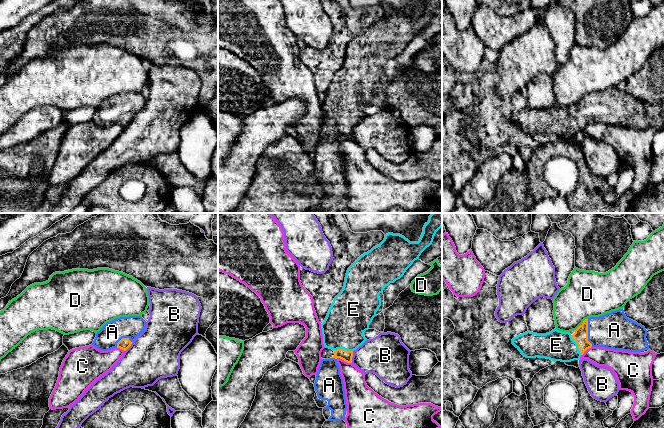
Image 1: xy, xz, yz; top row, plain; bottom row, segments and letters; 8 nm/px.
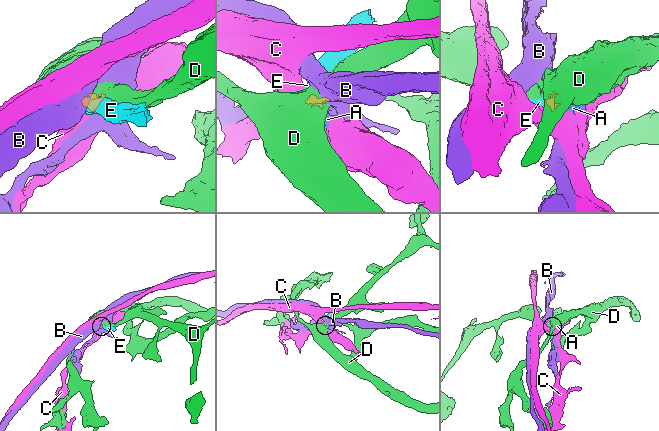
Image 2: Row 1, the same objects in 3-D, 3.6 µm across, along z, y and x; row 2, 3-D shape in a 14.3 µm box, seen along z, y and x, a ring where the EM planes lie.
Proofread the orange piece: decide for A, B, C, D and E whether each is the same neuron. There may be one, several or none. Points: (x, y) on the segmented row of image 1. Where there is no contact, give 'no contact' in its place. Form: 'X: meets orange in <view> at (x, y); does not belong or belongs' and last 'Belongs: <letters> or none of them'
A: meets orange in yz at (587, 333); belongs
B: meets orange in xz at (352, 356); does not belong
C: meets orange in xz at (344, 360); does not belong
D: meets orange in yz at (580, 325); does not belong
E: meets orange in xz at (343, 349); belongs
Belongs: A, E

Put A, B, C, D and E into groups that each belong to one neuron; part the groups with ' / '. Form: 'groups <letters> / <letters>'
groups A E / B / C / D

